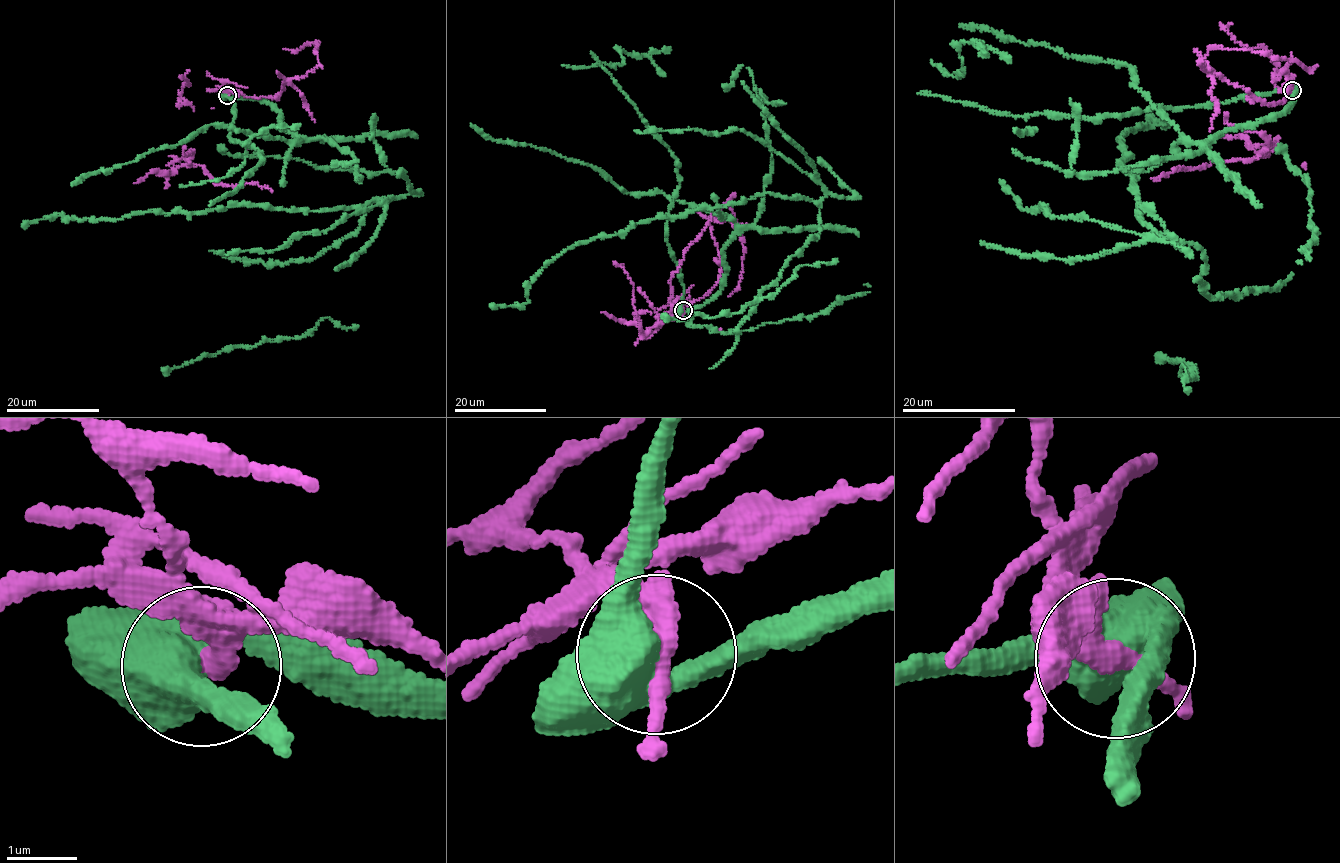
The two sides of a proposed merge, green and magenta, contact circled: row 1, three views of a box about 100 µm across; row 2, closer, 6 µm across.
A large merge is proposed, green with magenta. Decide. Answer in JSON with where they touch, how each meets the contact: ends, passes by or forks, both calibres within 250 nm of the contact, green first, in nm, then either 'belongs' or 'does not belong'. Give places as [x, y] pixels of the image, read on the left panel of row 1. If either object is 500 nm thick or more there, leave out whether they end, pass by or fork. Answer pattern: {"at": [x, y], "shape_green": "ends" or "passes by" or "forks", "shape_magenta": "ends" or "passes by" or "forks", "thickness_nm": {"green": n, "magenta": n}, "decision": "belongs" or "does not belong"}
{"at": [227, 95], "shape_green": "forks", "shape_magenta": "passes by", "thickness_nm": {"green": 480, "magenta": 280}, "decision": "does not belong"}

